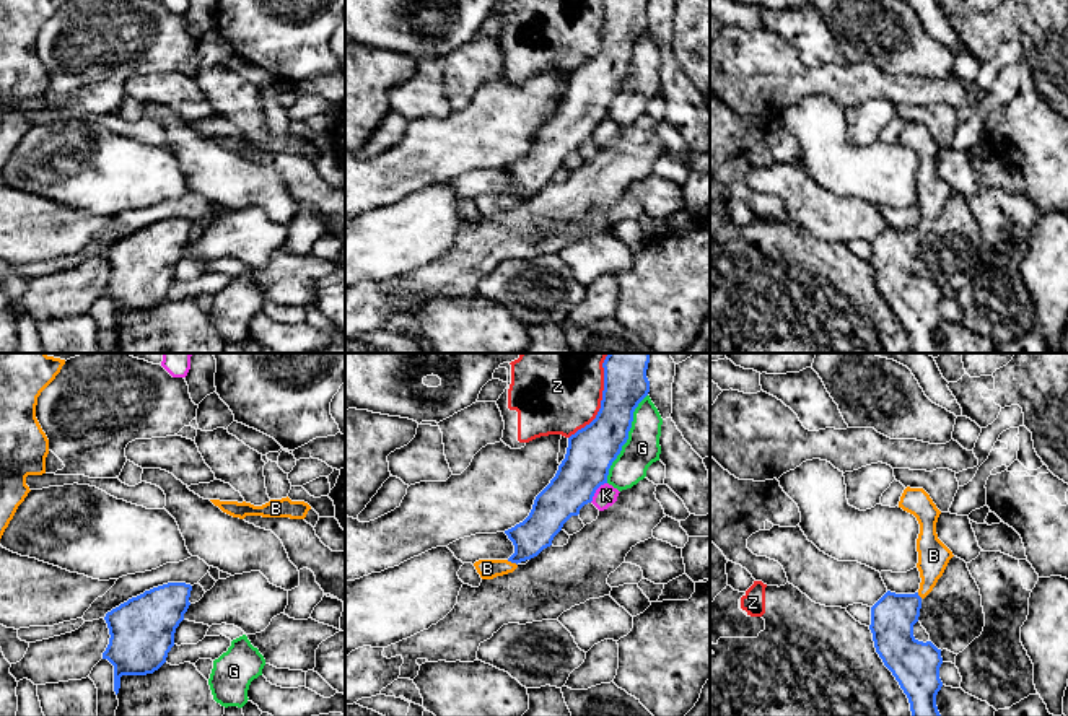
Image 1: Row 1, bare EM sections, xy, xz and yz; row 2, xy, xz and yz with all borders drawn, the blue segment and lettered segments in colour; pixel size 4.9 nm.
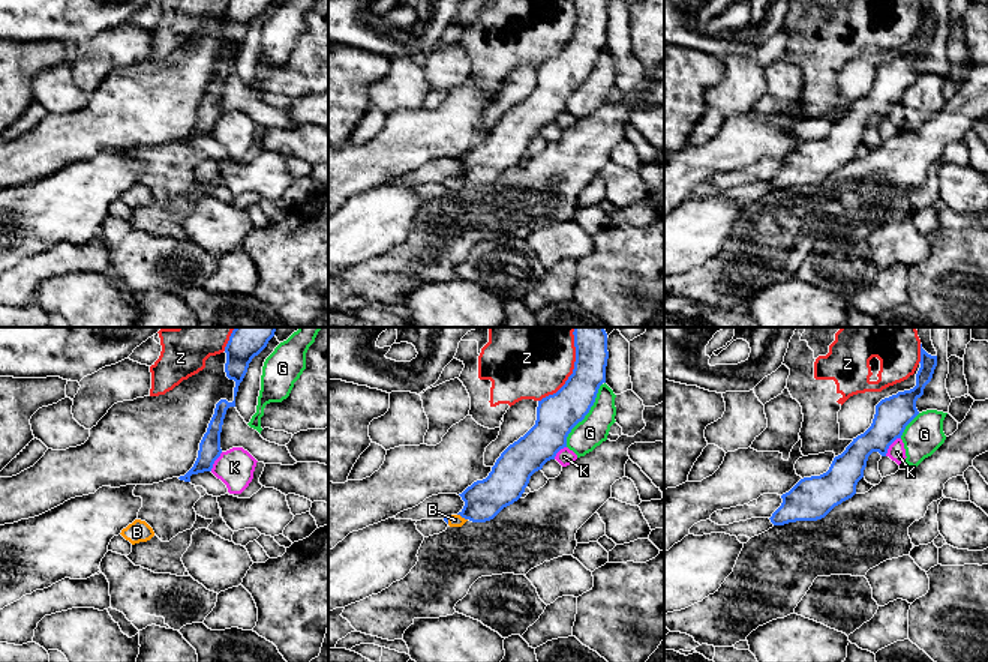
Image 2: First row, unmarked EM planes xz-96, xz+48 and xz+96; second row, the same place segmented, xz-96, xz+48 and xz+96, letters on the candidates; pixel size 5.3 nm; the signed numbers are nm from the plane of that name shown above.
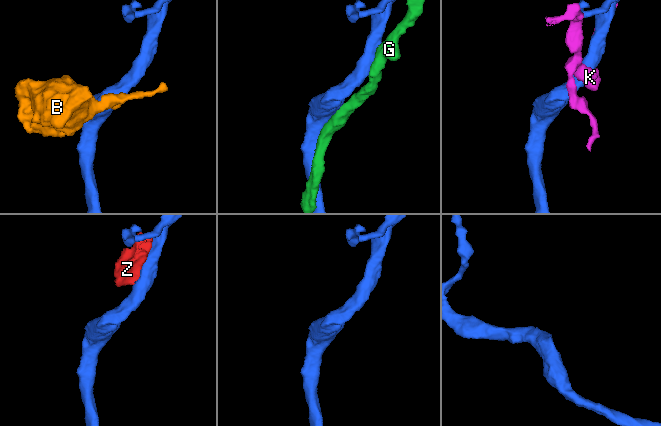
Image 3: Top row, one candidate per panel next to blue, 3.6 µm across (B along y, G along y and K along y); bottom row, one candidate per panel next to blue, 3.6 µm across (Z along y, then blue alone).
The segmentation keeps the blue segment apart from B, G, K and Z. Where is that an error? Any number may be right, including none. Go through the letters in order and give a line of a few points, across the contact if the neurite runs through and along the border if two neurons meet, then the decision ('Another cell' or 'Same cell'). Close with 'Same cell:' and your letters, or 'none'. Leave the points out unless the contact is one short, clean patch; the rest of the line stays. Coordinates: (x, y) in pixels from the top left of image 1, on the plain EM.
B: Line: xz (536, 168), (512, 197), (505, 202), (487, 204). Same cell
G: Another cell
K: Another cell
Z: Another cell
Same cell: B

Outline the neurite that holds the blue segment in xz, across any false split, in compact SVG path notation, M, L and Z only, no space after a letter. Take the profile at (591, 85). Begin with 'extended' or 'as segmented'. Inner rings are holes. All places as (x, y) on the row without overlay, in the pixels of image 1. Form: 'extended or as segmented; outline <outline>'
extended; outline M602 0L602 3L604 26L596 54L568 73L565 94L550 119L536 132L529 151L505 166L514 181L514 189L508 195L479 195L474 199L482 215L513 208L521 197L531 195L550 182L563 159L571 151L578 151L580 145L593 137L596 125L607 119L609 104L628 75L633 47L650 28L650 16L646 13L648 0Z

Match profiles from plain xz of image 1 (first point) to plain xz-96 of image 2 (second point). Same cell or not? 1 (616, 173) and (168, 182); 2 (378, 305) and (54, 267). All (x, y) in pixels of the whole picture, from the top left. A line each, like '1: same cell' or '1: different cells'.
1: different cells
2: same cell

